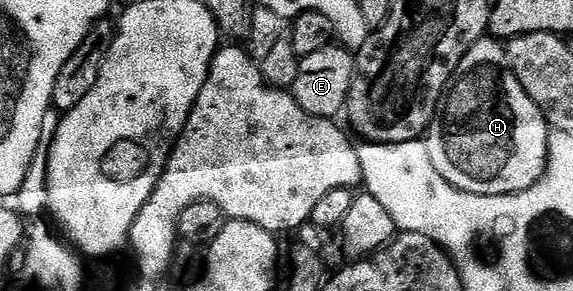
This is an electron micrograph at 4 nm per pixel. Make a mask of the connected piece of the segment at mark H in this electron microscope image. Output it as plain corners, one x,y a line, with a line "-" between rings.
480,39
457,63
439,97
425,140
433,167
453,187
473,195
509,195
533,187
547,169
549,126
525,87
507,68
507,50
498,40

